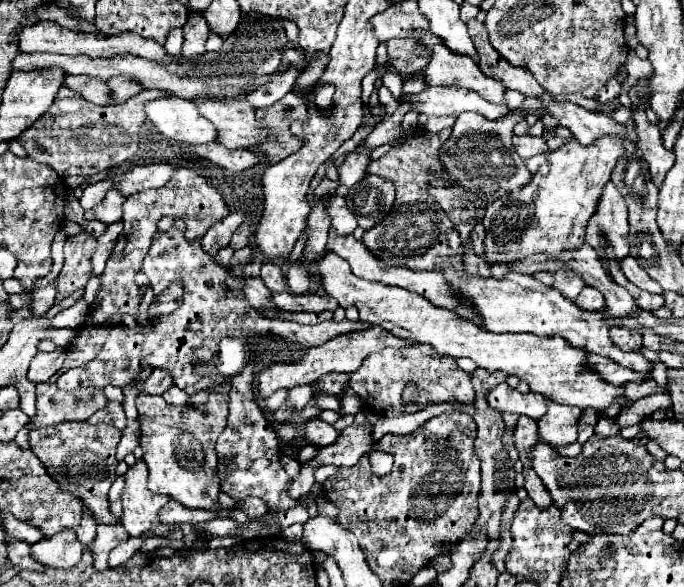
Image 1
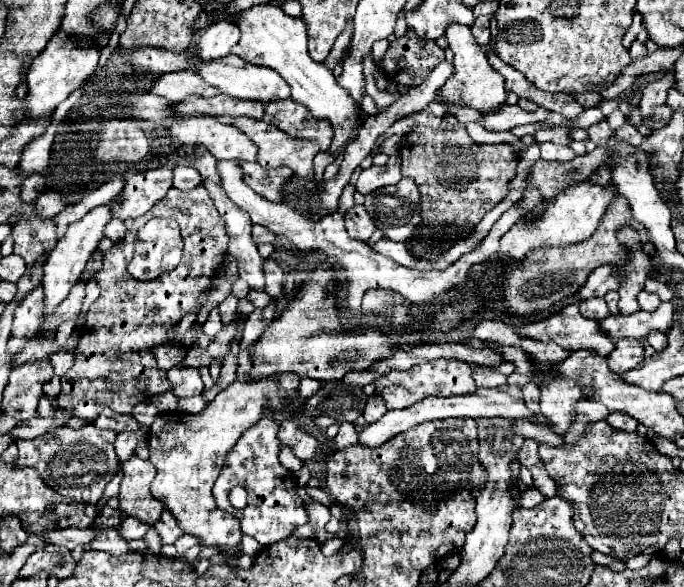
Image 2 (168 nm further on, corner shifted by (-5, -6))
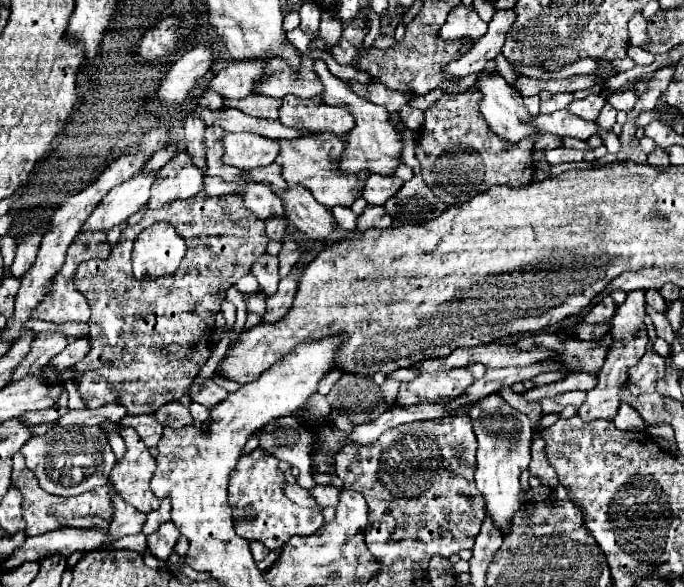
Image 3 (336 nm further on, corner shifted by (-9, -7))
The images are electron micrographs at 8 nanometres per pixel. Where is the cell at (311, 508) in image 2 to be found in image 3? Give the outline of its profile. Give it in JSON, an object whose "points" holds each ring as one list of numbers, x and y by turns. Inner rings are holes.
{"points":[[284,483,284,495,300,507,316,507,316,501,312,499,310,491,302,489,298,483]]}

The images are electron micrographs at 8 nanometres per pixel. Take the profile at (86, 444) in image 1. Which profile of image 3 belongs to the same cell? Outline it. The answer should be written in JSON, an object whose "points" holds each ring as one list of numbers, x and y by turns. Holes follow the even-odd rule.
{"points":[[52,427,40,437,32,437,24,447,26,467,38,477,40,487,50,495,72,497,108,483,116,457,100,427]]}

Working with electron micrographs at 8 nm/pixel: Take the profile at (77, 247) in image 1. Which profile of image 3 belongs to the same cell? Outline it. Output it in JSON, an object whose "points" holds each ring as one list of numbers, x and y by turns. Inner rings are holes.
{"points":[[38,333,38,337,32,341,30,353,14,367,14,373,10,377,10,383,20,381,26,375,40,373,54,355,58,355,68,345,68,339,62,333]]}

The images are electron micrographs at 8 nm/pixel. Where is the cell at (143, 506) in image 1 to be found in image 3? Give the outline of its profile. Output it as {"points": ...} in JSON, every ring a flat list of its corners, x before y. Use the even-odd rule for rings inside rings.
{"points":[[120,425,120,435,126,443,126,453,116,461,110,473,110,483,126,503,150,513,160,505,160,499,150,491,150,479,154,475,156,461,132,427]]}

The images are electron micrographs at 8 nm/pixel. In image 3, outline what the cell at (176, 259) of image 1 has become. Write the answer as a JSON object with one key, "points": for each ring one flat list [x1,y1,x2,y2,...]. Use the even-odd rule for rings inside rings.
{"points":[[154,223,143,230,132,251,134,277,136,279,158,279,172,275,186,253,186,243,170,223]]}

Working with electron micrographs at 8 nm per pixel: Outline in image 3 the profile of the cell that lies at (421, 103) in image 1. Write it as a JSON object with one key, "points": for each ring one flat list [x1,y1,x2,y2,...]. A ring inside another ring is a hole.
{"points":[[560,109,552,115,536,115,534,127,544,133,554,133,558,137,576,137,582,141,588,141,592,135,598,133,596,123,584,121,568,109]]}

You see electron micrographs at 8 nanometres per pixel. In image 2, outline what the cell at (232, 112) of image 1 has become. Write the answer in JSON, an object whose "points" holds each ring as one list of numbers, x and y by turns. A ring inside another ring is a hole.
{"points":[[234,118,234,126,258,146,256,162,262,168,288,166,298,176,314,176,312,160,320,150,314,142,286,136,280,128,256,118]]}

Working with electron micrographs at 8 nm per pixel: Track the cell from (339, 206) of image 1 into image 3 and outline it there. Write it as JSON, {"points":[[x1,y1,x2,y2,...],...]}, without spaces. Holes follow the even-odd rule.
{"points":[[368,205,366,211,358,217,358,231,364,231,364,229,388,229,392,227,394,219,392,215,386,213,384,207,374,207,374,205]]}

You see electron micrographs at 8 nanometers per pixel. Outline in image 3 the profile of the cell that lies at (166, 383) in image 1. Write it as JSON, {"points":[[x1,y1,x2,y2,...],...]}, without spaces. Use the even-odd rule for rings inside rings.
{"points":[[208,379,204,385,194,383,190,387,190,399,200,405,206,405,206,407,214,407,214,405,222,403,226,397,228,397,228,391,222,389,220,385,216,385,212,379]]}

